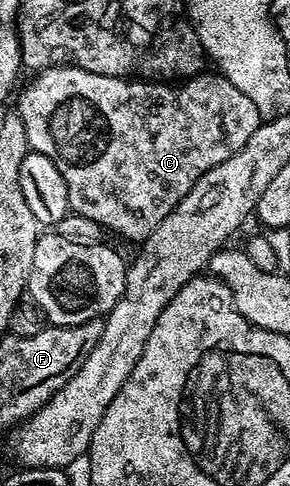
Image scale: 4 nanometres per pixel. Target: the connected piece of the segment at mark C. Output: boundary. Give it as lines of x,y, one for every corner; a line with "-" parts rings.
69,65
45,68
33,76
34,80
23,89
22,96
19,97
18,103
16,102
18,116
24,121
27,148
36,153
44,153
44,157
51,159
56,169
60,169
64,185
68,185
68,201
73,214
88,217
109,232
116,231
126,239
145,240
147,235
157,229
160,221
164,221
164,217
172,213
174,206
189,193
192,185
196,185
196,181
204,177
204,173
244,149
248,137
252,137
252,133
256,133
258,128
260,116
256,105
252,105
252,101
248,101
248,97
244,97
244,93
240,93
240,89
236,89
236,85
232,85
232,81
228,81
220,73
206,74
199,73
178,86
166,81
131,81
126,77
101,75

